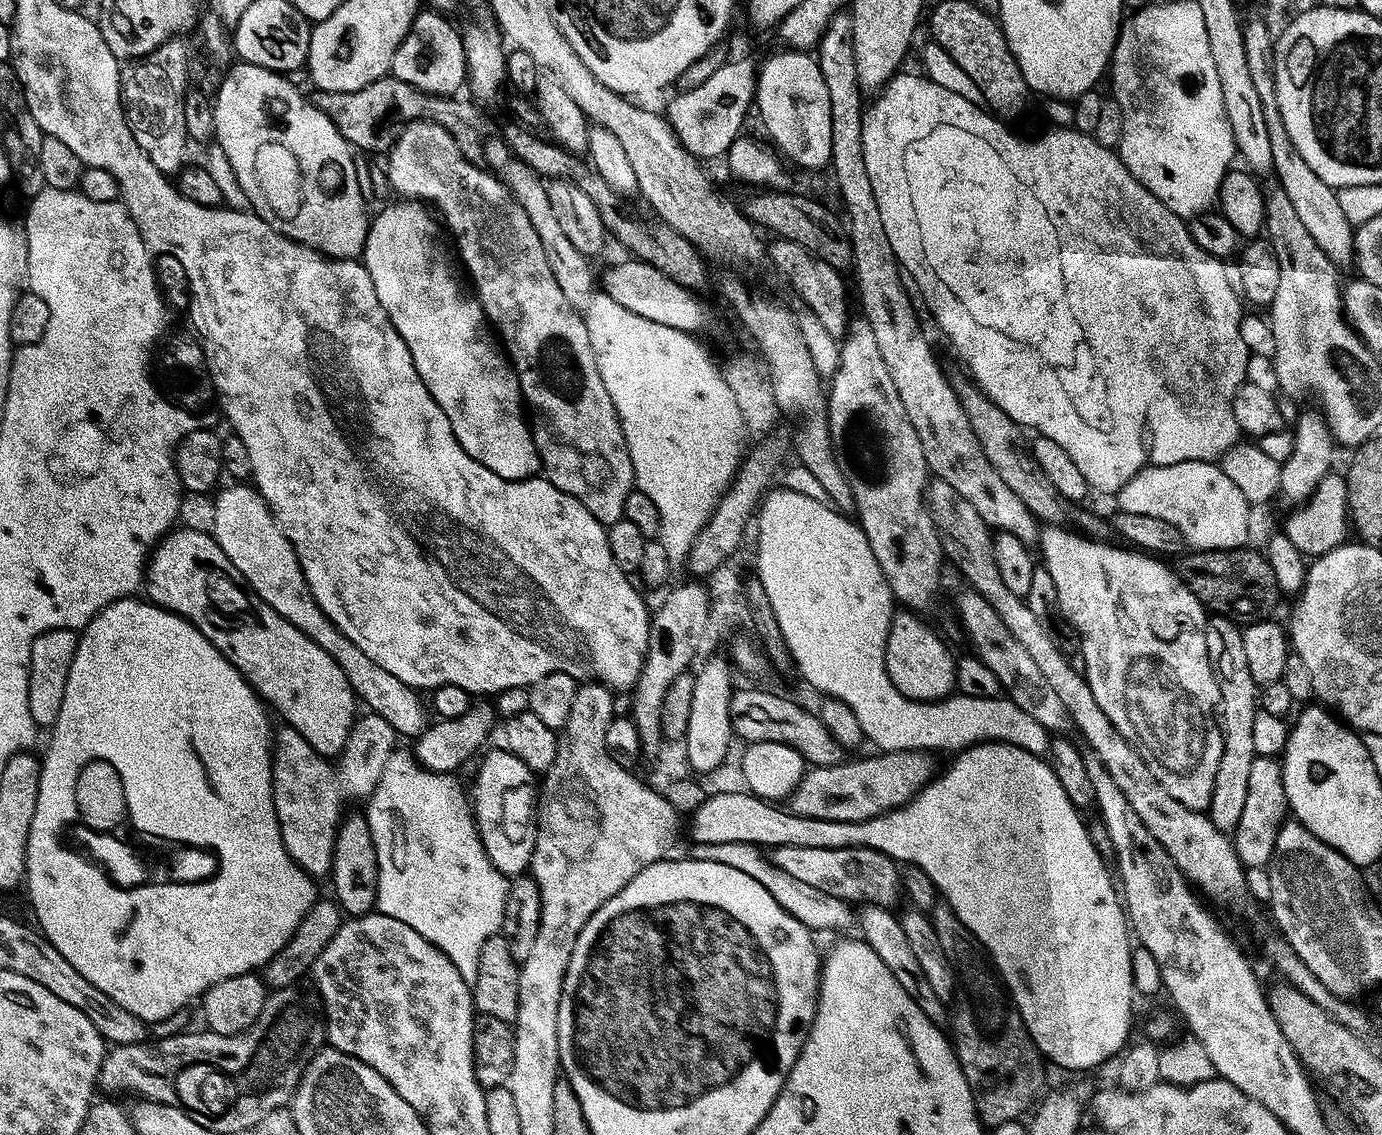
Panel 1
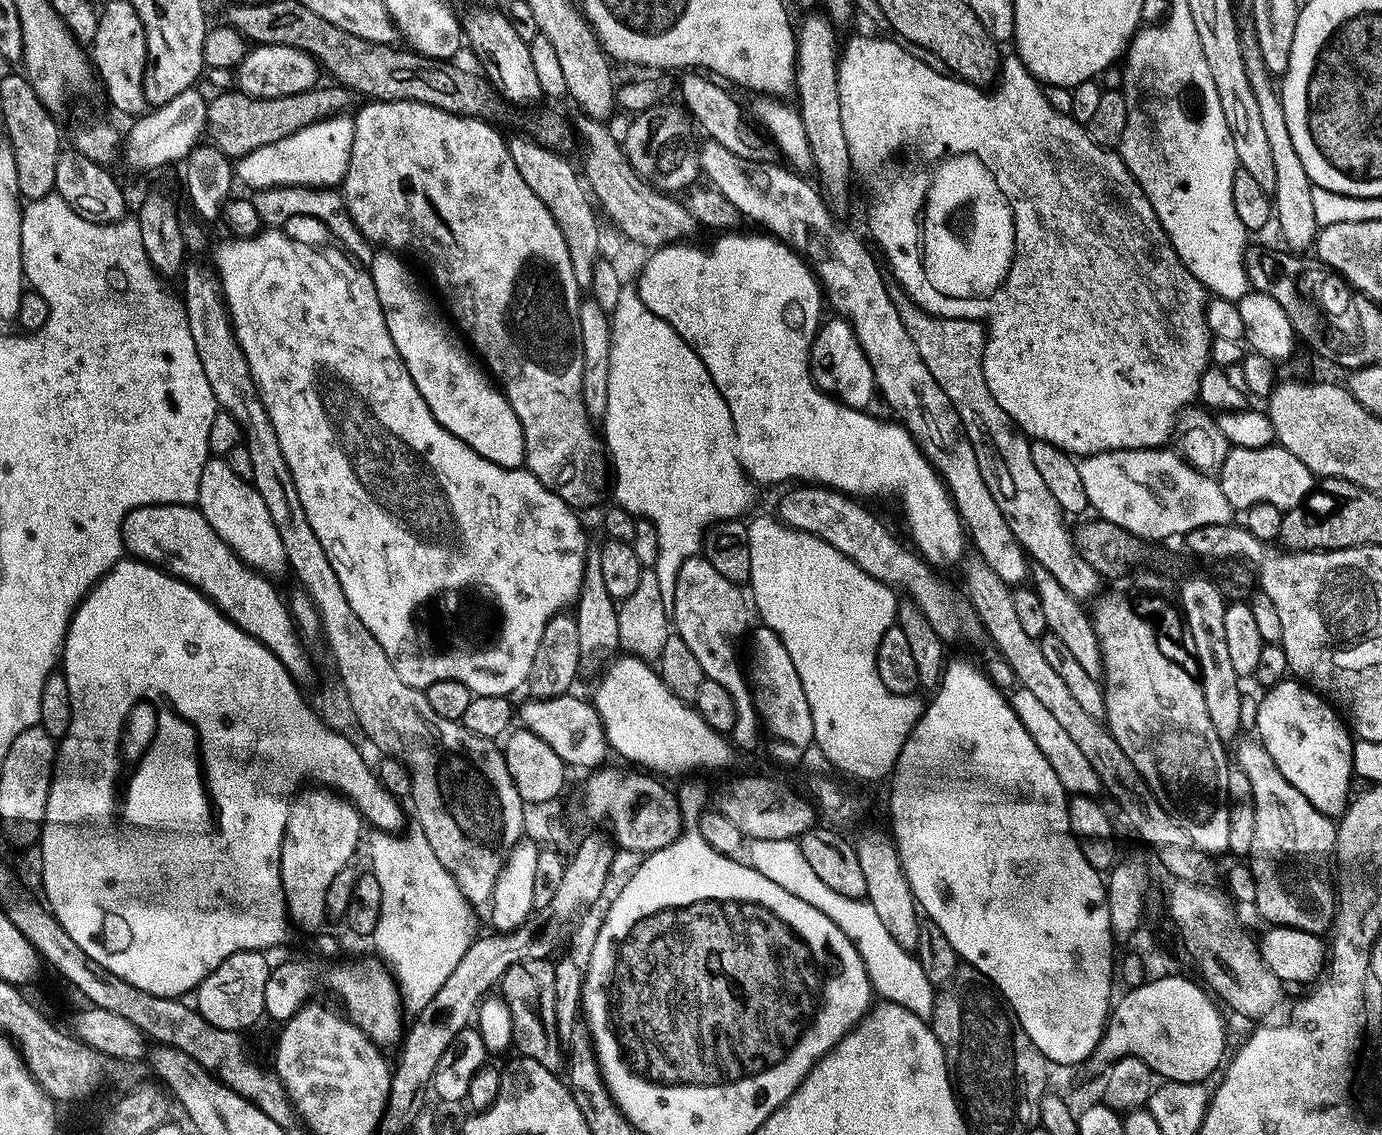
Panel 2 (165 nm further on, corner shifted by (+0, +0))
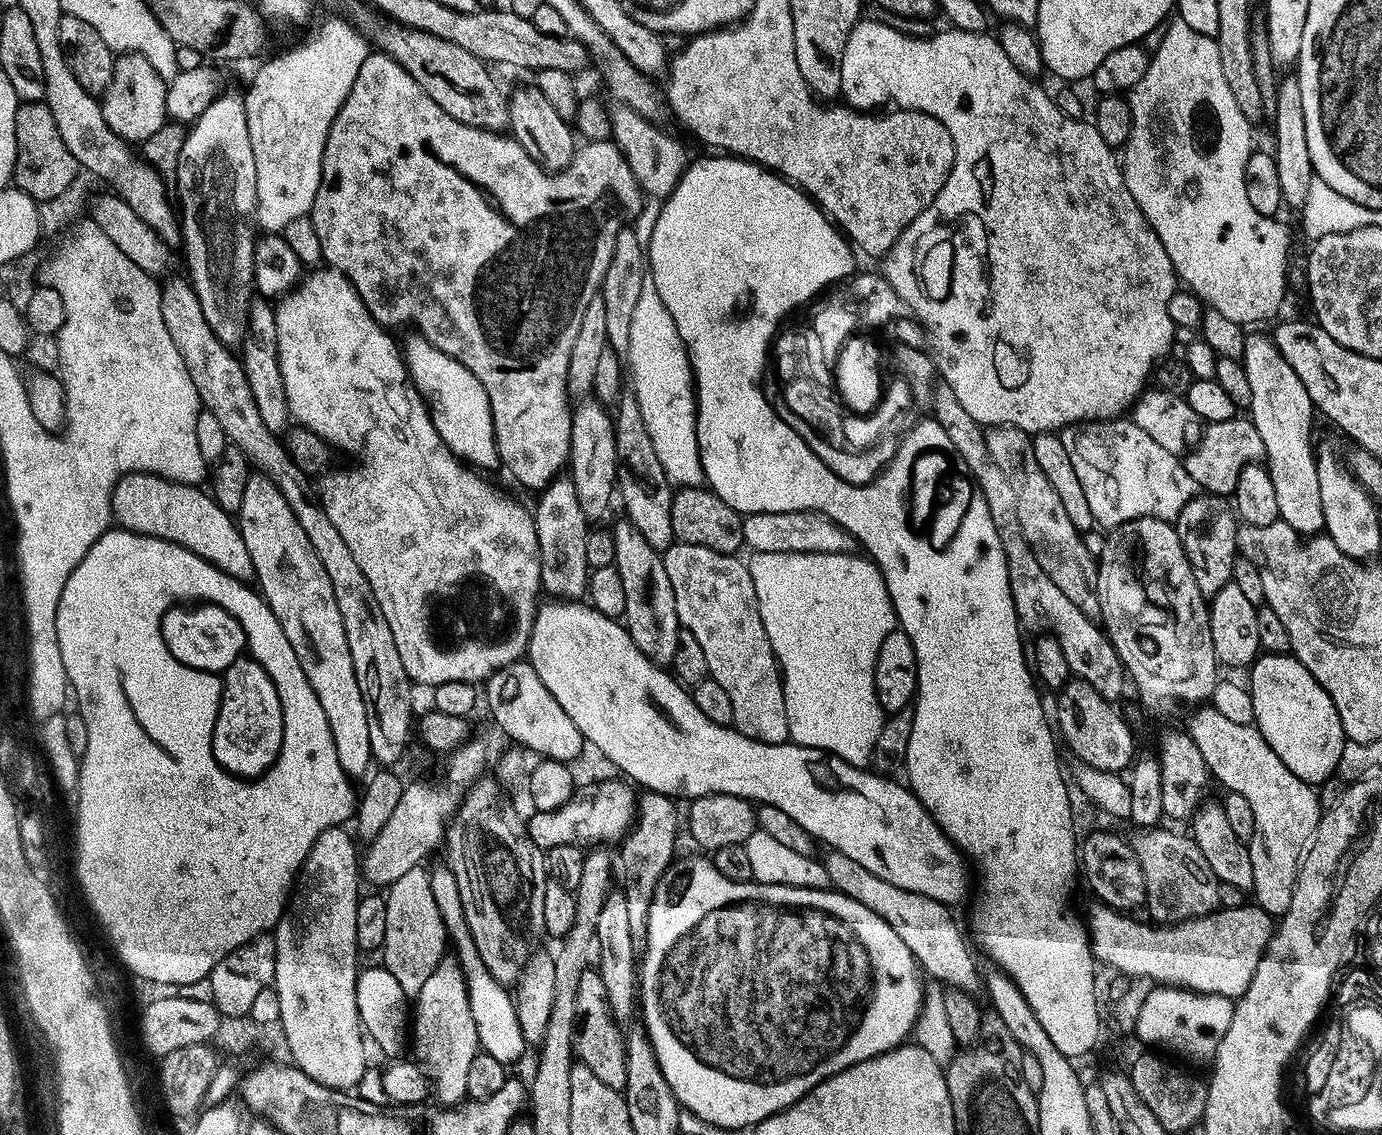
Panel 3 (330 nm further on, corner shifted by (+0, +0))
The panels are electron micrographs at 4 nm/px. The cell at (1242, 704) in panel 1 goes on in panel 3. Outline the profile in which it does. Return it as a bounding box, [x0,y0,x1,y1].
[1174,494,1238,594]

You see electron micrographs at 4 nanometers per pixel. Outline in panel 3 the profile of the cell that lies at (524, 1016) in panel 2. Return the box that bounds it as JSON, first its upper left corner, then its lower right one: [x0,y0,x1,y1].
[574,966,626,1090]

